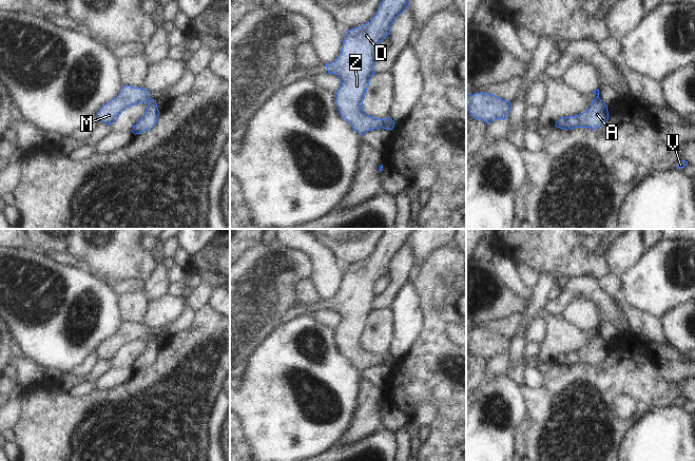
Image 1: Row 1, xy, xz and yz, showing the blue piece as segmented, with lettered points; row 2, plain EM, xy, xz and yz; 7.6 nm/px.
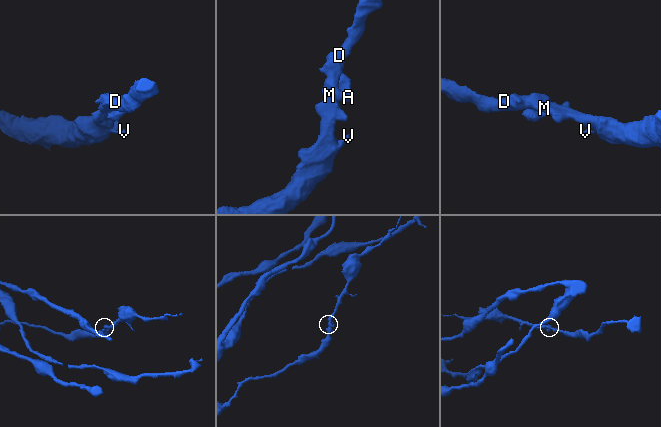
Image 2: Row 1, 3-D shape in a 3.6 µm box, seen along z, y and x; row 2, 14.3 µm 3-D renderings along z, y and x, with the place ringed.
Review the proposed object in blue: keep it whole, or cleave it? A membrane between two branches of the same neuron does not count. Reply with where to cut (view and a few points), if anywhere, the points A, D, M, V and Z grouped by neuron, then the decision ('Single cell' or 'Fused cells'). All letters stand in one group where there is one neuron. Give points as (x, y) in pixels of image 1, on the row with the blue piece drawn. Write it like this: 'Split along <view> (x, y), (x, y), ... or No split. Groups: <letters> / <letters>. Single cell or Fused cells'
Split along xz (385, 119), (381, 127). Groups: A / D M V Z. Fused cells

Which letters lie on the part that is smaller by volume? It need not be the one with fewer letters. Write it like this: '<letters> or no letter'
A

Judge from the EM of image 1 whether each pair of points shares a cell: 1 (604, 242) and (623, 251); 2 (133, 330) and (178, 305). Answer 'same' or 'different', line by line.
1: different
2: different

